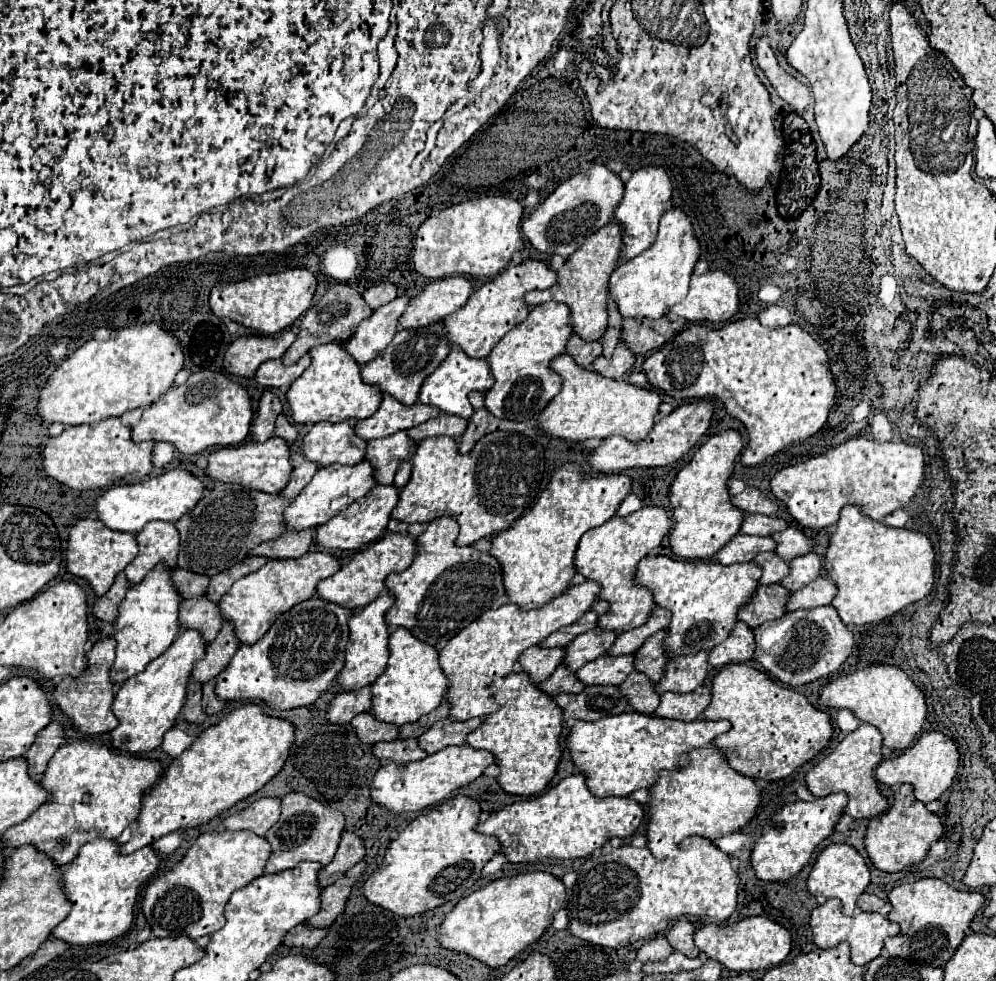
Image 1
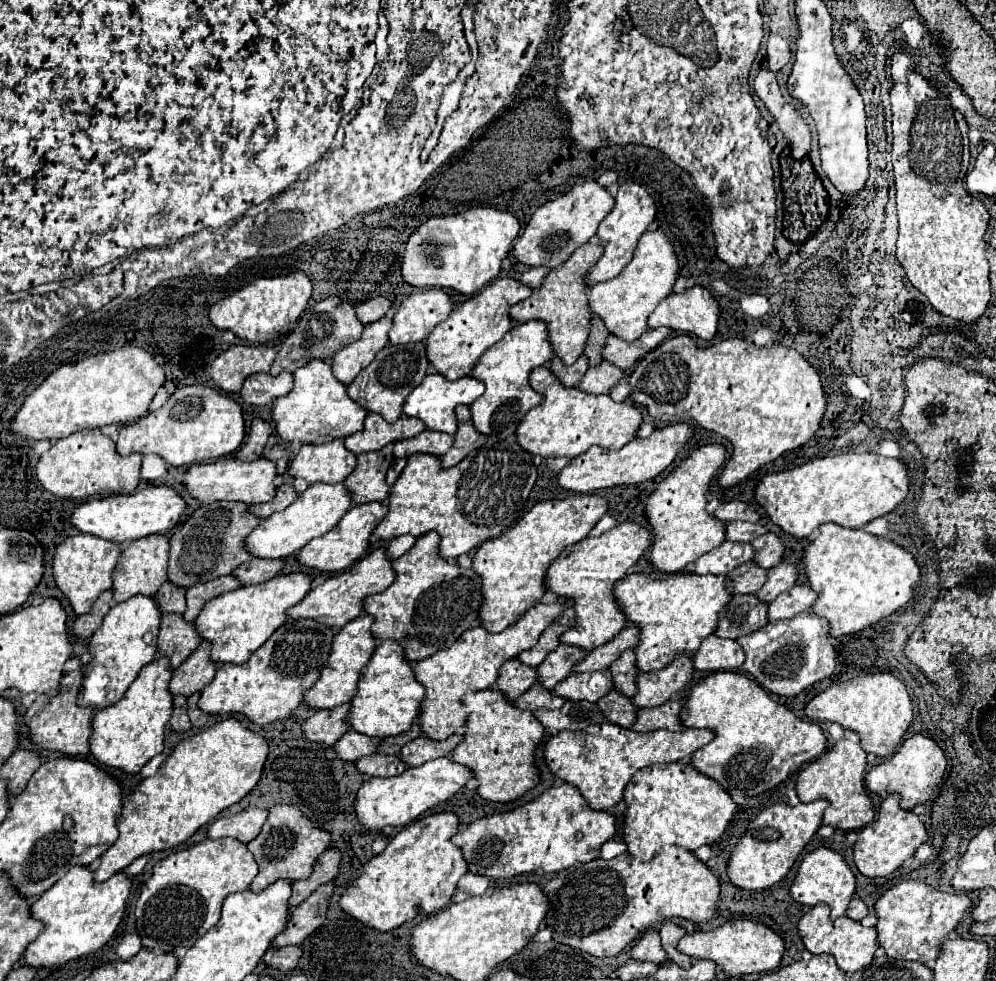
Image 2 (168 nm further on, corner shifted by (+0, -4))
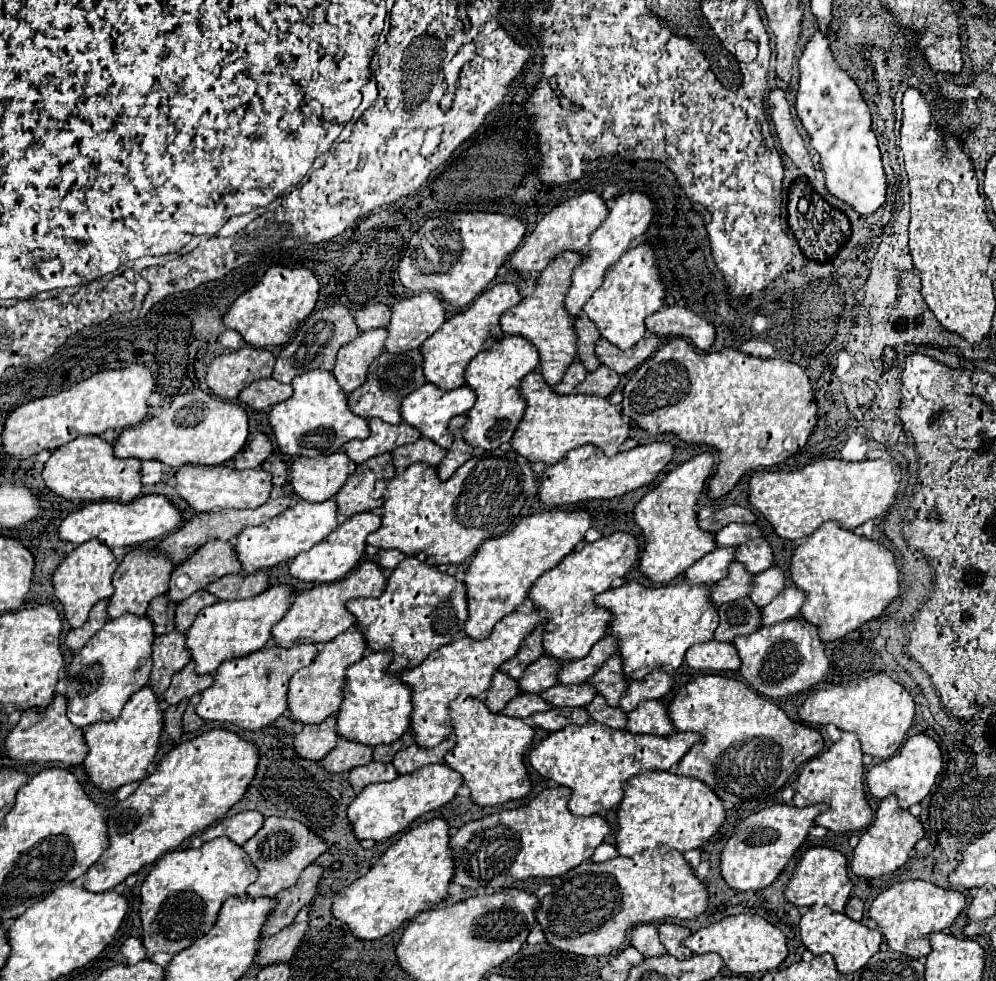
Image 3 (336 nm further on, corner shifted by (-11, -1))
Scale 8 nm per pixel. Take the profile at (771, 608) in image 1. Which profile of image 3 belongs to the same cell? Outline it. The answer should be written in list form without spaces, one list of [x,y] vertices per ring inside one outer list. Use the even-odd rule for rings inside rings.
[[[749,598],[721,604],[717,612],[719,626],[714,633],[714,639],[717,641],[733,642],[733,638],[751,634],[761,626],[761,612]]]

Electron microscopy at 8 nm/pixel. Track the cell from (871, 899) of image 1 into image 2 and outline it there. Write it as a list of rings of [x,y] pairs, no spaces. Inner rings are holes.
[[[854,897],[854,899],[850,901],[850,905],[848,905],[846,915],[848,915],[850,919],[854,919],[854,921],[862,921],[862,919],[868,915],[868,907],[866,907],[866,903],[864,903],[860,897]]]

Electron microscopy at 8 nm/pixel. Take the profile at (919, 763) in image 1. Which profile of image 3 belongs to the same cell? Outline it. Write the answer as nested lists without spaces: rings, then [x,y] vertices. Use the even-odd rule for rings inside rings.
[[[917,734],[917,736],[911,736],[895,756],[875,764],[867,772],[865,782],[869,786],[871,796],[881,800],[881,798],[885,798],[889,794],[895,794],[897,800],[899,800],[899,806],[907,810],[909,806],[921,802],[929,794],[929,790],[933,788],[941,768],[943,768],[943,756],[941,756],[939,746],[929,736]]]

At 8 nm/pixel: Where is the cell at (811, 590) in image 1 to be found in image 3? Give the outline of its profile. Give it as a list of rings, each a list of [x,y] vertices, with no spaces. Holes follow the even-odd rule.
[[[787,586],[765,608],[761,608],[761,626],[771,626],[789,618],[797,618],[803,602],[805,596],[799,592],[799,588]]]

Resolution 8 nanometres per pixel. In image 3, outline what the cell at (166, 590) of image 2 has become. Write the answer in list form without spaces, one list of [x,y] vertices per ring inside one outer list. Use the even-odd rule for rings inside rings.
[[[167,596],[153,598],[147,610],[147,618],[153,622],[155,636],[173,632],[173,616],[175,616],[175,604],[171,604]]]

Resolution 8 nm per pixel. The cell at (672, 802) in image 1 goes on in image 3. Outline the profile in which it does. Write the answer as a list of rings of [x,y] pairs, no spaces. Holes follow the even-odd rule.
[[[641,772],[623,784],[623,798],[617,808],[615,846],[619,856],[635,856],[655,846],[685,852],[703,846],[723,822],[723,802],[713,796],[707,784],[671,772]]]

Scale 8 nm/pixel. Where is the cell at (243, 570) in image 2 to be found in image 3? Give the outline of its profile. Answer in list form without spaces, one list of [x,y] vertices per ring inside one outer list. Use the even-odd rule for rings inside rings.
[[[257,572],[249,576],[241,574],[229,574],[221,580],[215,580],[205,590],[211,592],[217,600],[243,600],[261,594],[267,588],[267,574]]]

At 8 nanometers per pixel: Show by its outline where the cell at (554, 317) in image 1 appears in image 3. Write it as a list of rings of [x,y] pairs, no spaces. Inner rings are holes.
[[[505,336],[493,348],[479,352],[465,370],[465,384],[475,392],[477,400],[467,412],[463,438],[473,448],[491,452],[509,442],[525,412],[525,400],[519,396],[519,382],[537,366],[537,348],[521,336]]]

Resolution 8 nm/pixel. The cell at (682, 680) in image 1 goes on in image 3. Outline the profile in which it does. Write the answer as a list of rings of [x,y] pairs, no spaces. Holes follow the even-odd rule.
[[[651,672],[649,676],[641,678],[641,680],[633,680],[625,694],[619,700],[619,706],[623,712],[631,712],[633,708],[637,708],[639,702],[645,700],[659,700],[663,698],[673,686],[673,678],[665,672]]]

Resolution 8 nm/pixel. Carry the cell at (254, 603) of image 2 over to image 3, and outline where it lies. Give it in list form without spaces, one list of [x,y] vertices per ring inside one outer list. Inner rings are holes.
[[[271,586],[269,590],[247,600],[221,600],[213,606],[203,608],[185,634],[187,650],[191,652],[191,660],[195,662],[195,672],[213,674],[221,662],[261,650],[271,636],[273,624],[277,624],[277,620],[281,620],[281,616],[285,616],[285,612],[289,610],[291,594],[293,590],[289,586]]]

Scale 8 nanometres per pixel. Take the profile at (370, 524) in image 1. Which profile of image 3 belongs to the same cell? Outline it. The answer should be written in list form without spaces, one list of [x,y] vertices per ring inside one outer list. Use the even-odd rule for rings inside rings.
[[[363,512],[363,514],[355,514],[351,518],[347,518],[339,528],[335,528],[327,540],[319,542],[317,546],[313,546],[309,552],[299,554],[291,566],[289,566],[289,574],[301,582],[337,582],[341,578],[345,578],[361,560],[363,550],[365,550],[365,538],[381,524],[381,518],[373,512]]]

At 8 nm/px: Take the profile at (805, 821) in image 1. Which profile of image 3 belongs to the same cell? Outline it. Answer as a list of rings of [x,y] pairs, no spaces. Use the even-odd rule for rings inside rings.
[[[775,804],[769,808],[763,808],[751,816],[747,816],[737,828],[735,834],[729,838],[729,842],[721,850],[719,870],[723,880],[733,890],[761,890],[767,888],[779,872],[787,866],[795,850],[803,844],[807,838],[813,820],[817,814],[823,812],[823,804],[795,808],[791,804]]]

